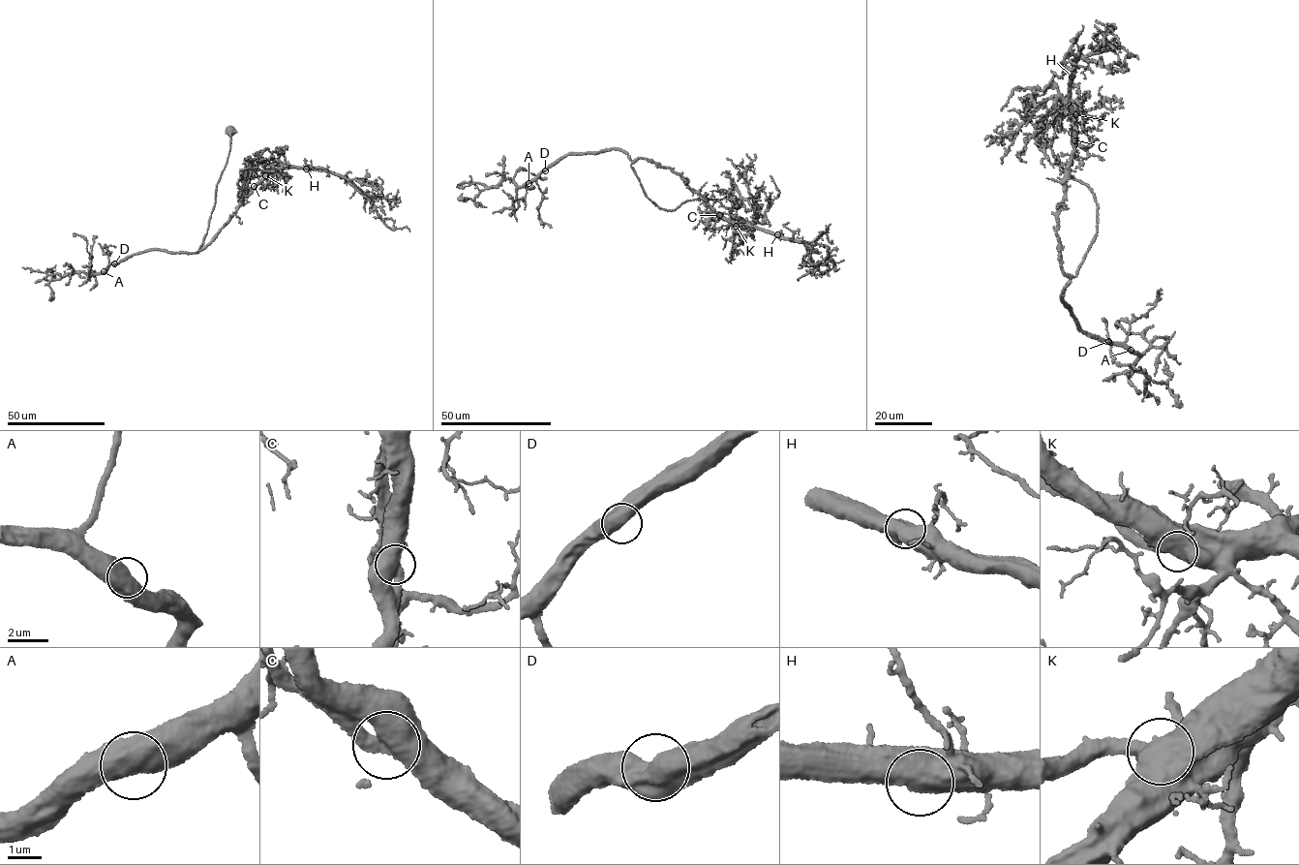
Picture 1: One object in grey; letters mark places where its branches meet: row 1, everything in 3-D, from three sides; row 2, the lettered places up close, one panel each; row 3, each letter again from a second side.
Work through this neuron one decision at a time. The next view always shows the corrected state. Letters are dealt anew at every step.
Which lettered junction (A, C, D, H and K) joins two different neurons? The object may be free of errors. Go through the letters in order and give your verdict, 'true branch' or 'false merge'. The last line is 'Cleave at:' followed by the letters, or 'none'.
A: true branch
C: true branch
D: true branch
H: true branch
K: true branch
Cleave at: none

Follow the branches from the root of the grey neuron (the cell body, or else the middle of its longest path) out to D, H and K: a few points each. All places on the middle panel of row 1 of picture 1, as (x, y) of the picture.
D: (736, 205), (731, 196), (659, 207), (646, 196), (629, 157), (618, 149), (562, 156), (545, 170)
H: (736, 205), (731, 196), (664, 209), (646, 196), (631, 165), (641, 158), (668, 168), (728, 220), (777, 234)
K: (736, 205), (731, 196), (696, 199), (664, 209), (646, 196), (631, 165), (641, 158), (668, 168), (736, 226)

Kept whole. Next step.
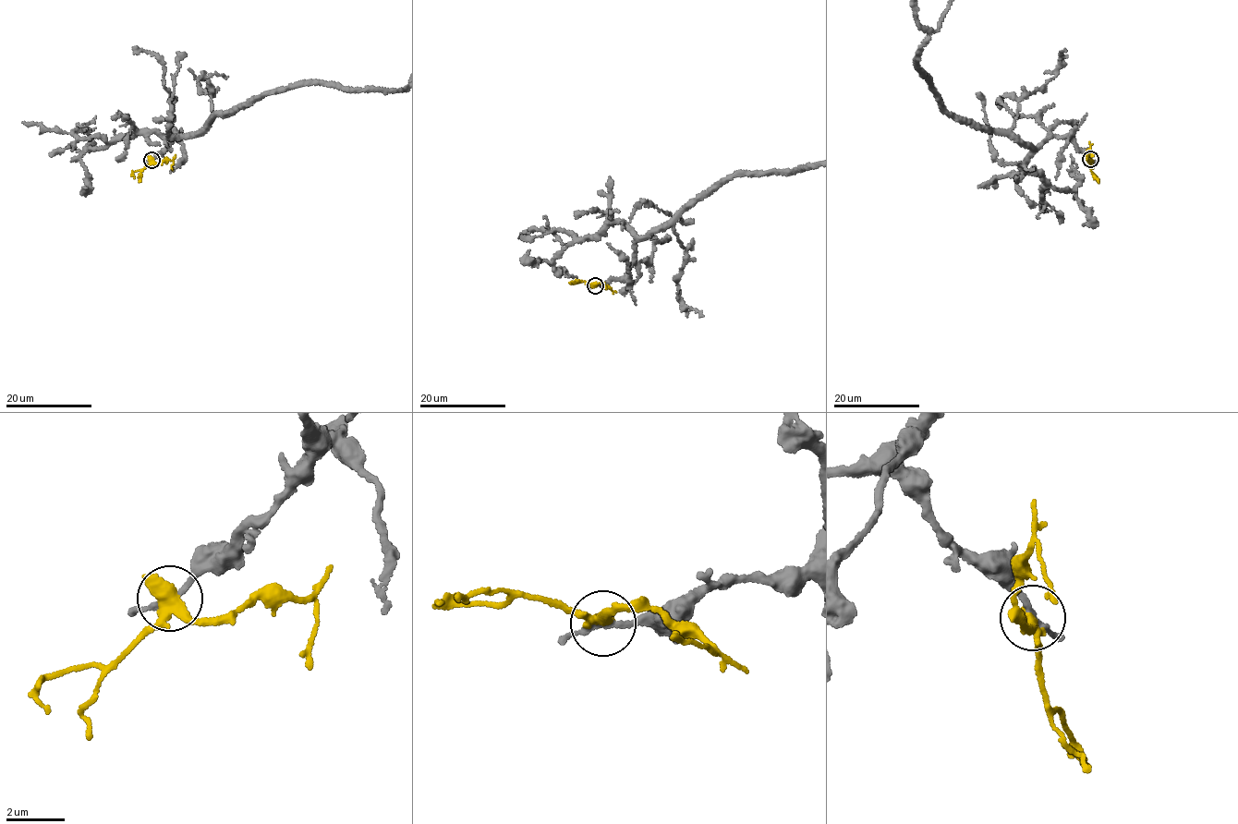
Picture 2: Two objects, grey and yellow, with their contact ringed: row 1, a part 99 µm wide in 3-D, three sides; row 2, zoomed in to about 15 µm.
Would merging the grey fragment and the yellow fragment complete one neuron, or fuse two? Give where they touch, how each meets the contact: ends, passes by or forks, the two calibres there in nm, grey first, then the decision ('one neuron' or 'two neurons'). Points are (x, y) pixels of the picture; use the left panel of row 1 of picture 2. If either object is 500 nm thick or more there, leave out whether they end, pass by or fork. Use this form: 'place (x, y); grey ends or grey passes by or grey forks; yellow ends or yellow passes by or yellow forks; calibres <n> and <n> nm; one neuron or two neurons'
place (151, 160); grey passes by; yellow passes by; calibres 170 and 440 nm; two neurons

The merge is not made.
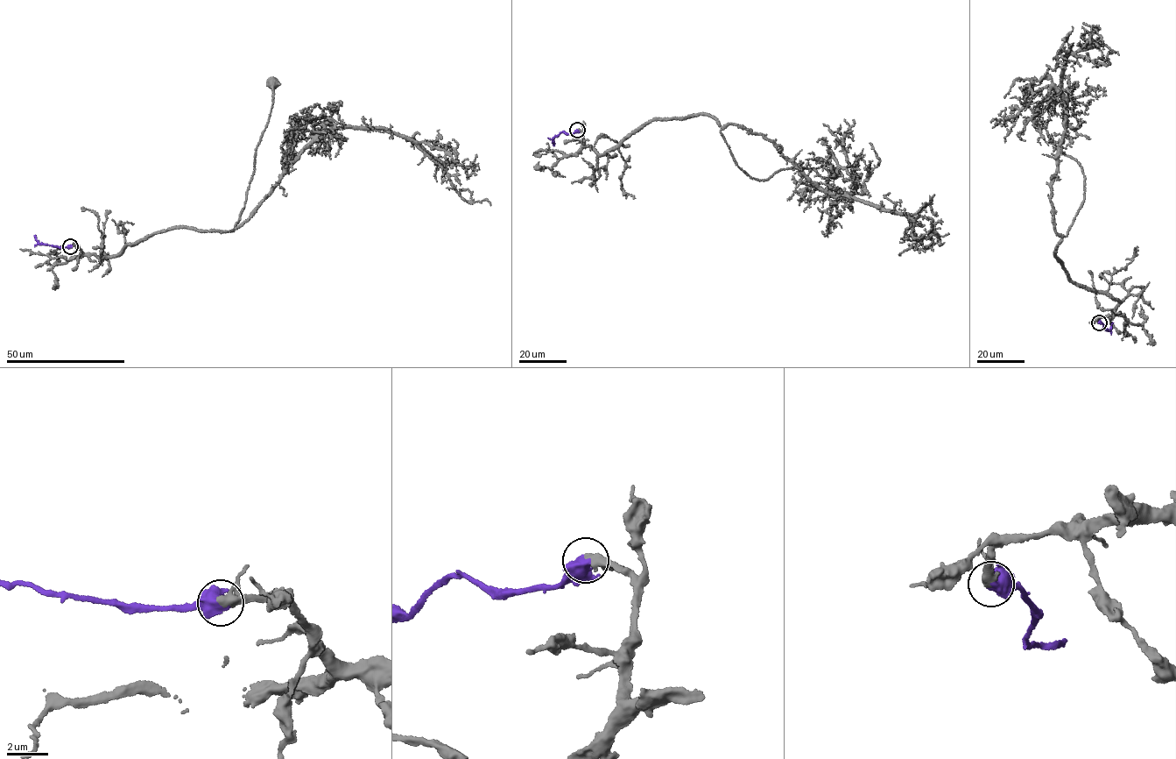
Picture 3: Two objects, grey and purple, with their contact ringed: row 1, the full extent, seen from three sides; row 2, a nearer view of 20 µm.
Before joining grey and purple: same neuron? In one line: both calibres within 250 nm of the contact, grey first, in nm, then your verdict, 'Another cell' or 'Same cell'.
Thickness 320 nm (grey) against 480 nm. Same cell

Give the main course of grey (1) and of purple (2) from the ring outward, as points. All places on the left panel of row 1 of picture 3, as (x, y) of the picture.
1: (70, 246), (107, 258), (173, 228), (235, 229), (272, 103), (271, 83)
2: (70, 246), (59, 248), (40, 244), (34, 236)

